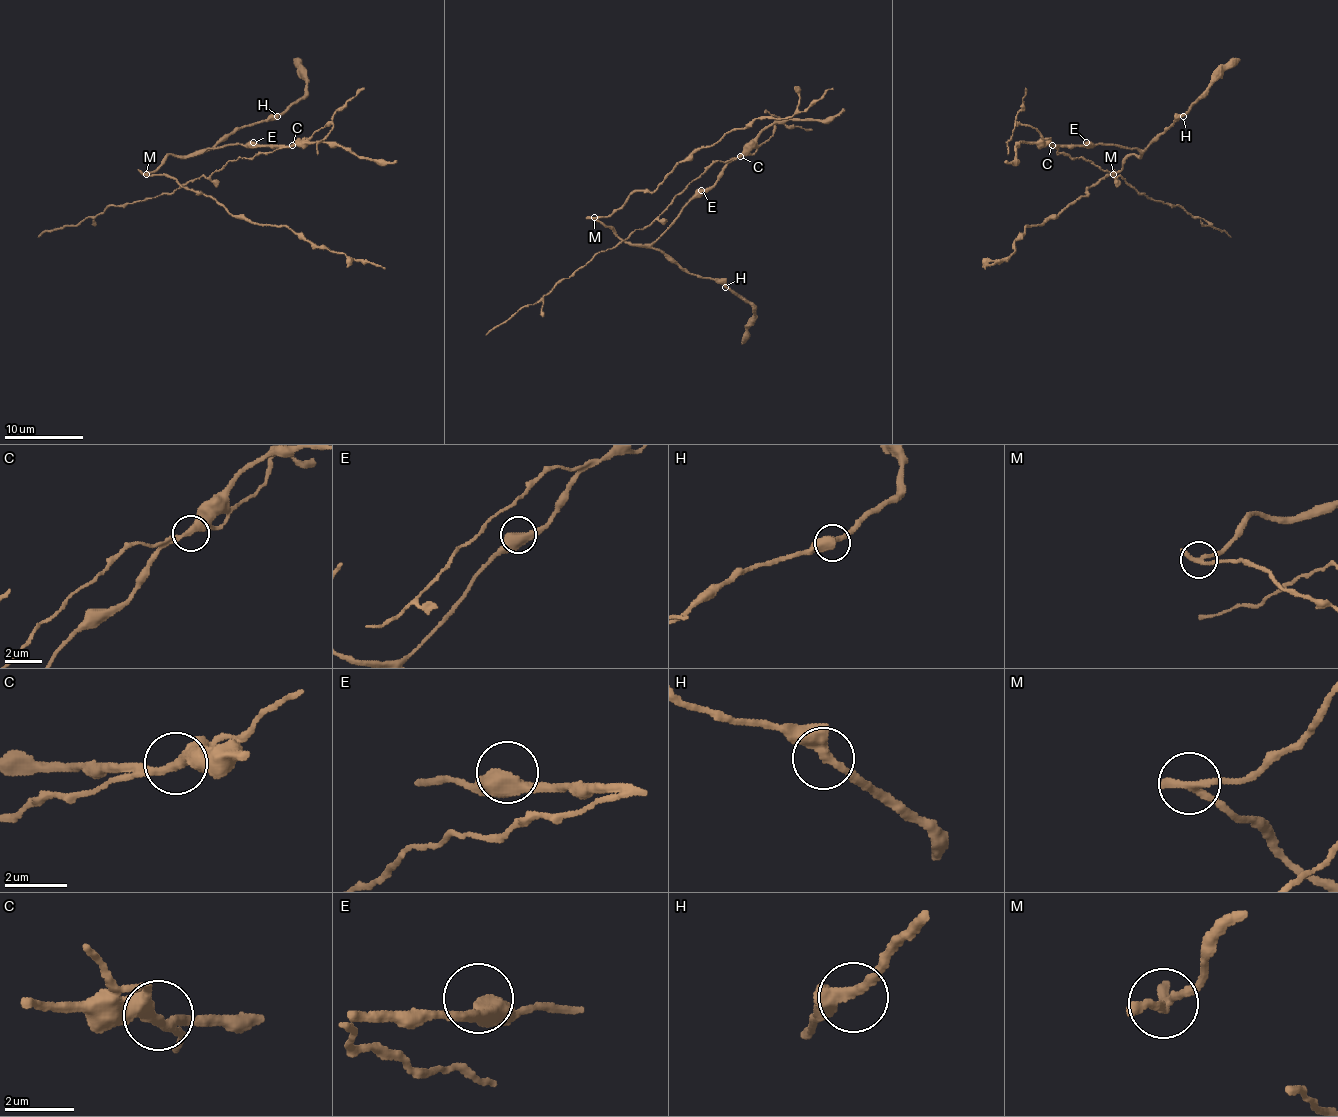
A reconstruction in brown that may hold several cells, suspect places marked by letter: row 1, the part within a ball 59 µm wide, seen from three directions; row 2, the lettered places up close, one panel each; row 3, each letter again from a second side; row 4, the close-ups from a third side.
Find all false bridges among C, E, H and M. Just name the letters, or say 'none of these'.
C, M

